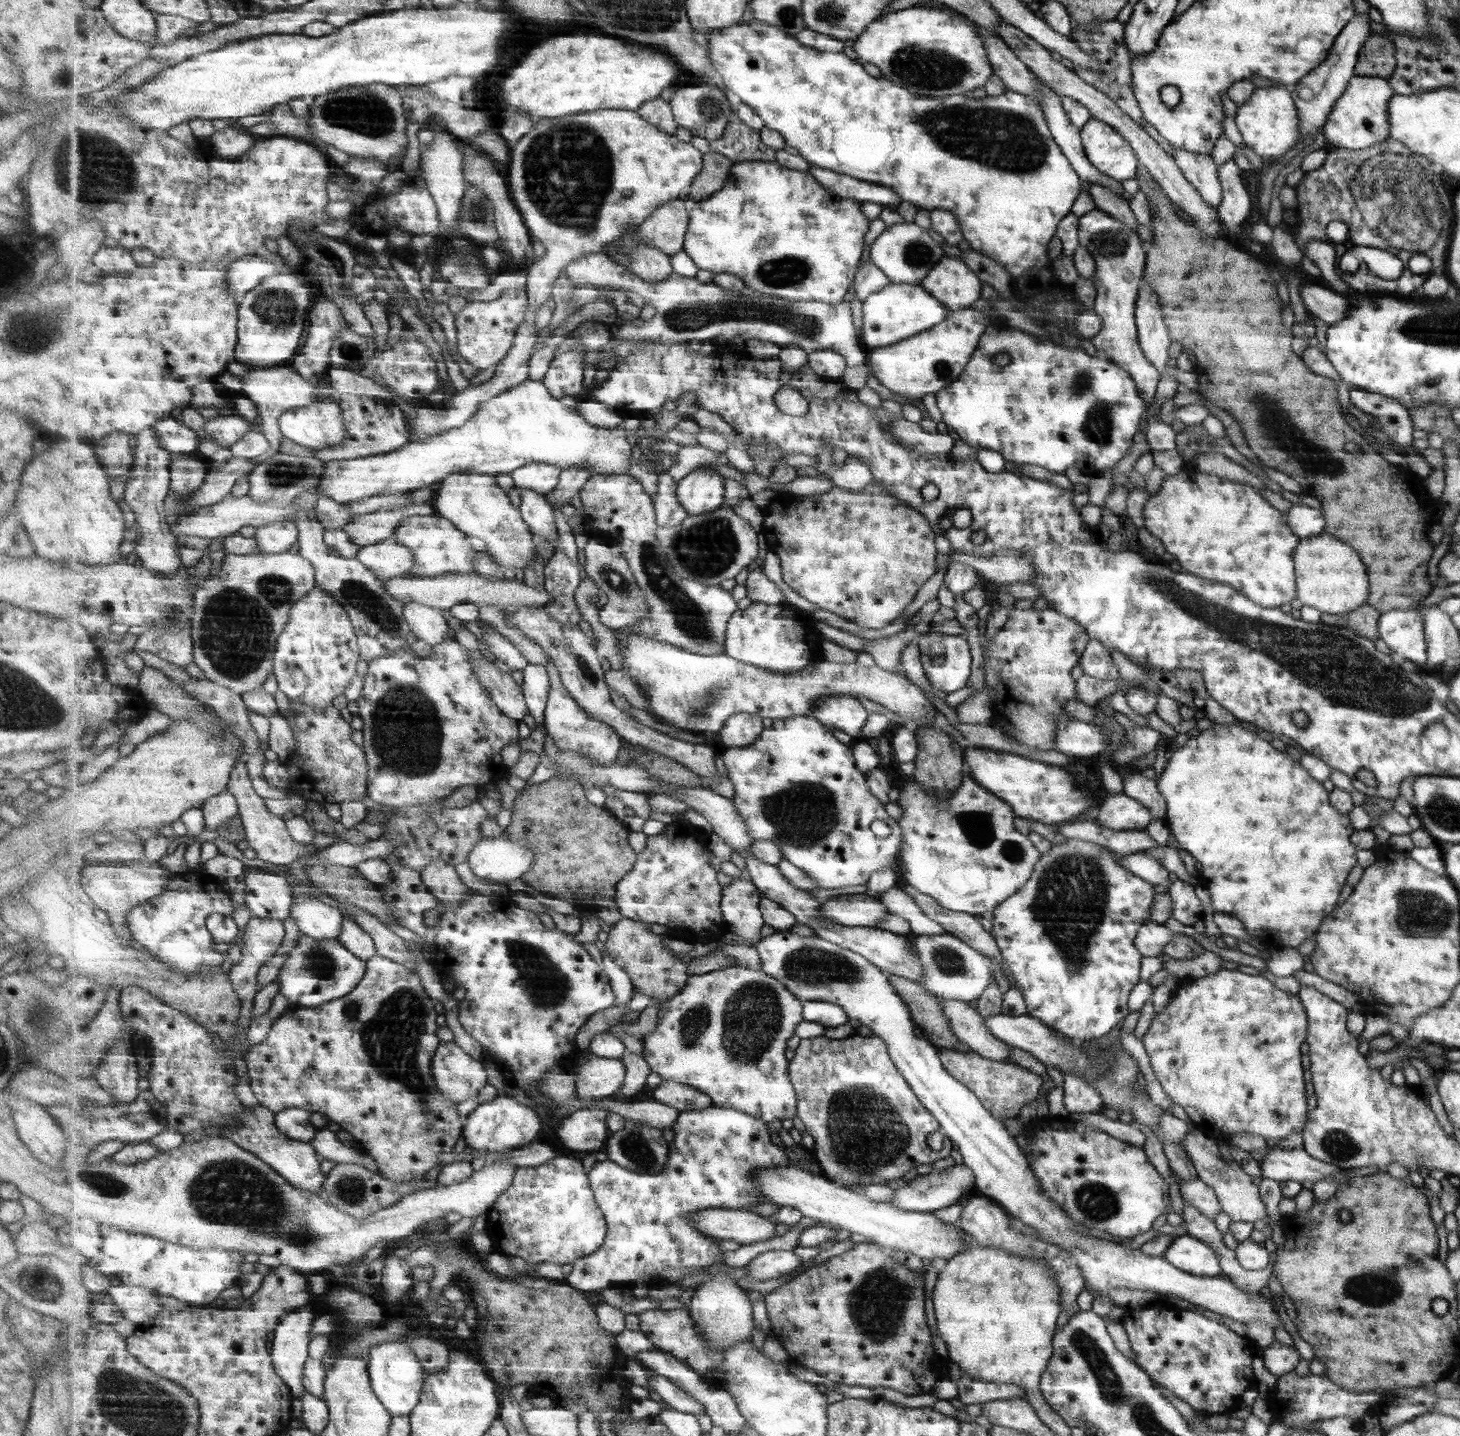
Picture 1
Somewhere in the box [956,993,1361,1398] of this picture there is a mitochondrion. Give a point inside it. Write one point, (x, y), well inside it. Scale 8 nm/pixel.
(1096, 1201)

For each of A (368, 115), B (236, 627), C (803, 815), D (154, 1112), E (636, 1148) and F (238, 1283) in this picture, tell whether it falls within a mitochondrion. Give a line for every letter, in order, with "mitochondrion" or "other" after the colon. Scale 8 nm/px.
A: mitochondrion
B: mitochondrion
C: mitochondrion
D: mitochondrion
E: mitochondrion
F: other

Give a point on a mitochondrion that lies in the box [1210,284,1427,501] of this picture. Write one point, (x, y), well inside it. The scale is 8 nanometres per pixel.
(1266, 415)

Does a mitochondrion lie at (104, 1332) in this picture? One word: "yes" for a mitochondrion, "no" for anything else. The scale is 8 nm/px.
no

